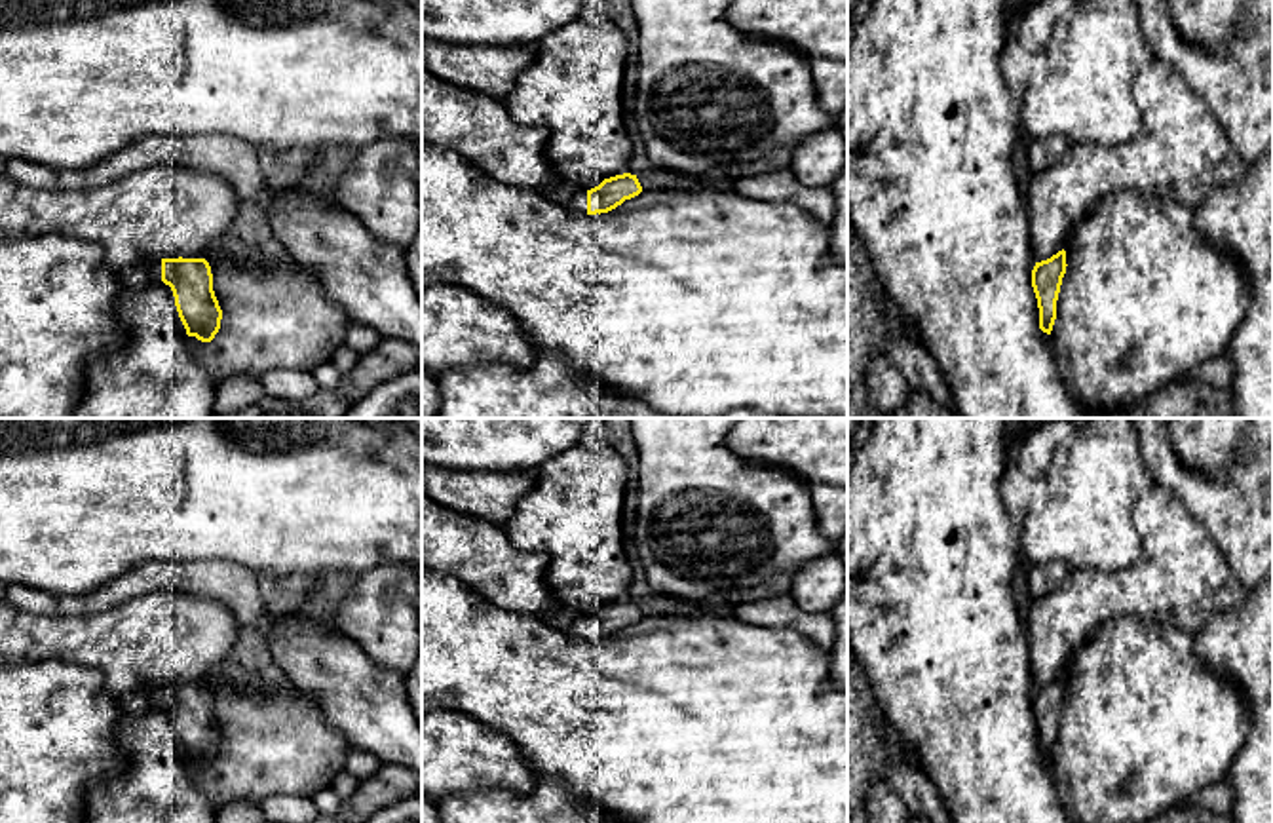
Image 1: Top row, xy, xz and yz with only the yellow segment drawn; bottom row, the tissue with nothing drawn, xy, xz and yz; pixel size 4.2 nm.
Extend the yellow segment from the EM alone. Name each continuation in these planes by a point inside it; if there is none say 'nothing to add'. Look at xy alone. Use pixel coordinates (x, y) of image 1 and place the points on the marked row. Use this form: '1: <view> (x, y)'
1: xy (152, 268)

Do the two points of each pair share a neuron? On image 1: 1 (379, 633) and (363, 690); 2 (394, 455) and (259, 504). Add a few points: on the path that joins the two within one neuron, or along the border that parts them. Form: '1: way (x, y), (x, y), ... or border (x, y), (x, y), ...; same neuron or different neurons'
1: border (339, 628), (377, 664), (401, 675); different neurons
2: way (360, 489), (293, 491); same neuron

